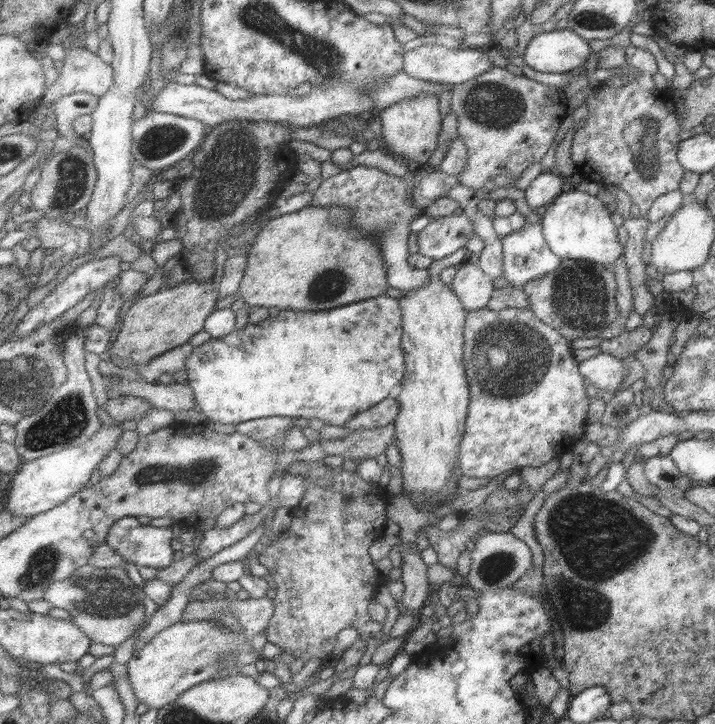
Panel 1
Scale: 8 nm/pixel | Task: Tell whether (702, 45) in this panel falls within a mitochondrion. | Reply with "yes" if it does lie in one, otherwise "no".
no

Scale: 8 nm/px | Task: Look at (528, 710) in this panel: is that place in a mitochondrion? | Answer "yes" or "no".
no

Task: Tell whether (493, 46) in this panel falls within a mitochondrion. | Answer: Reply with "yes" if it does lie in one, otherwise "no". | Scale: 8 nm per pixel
no

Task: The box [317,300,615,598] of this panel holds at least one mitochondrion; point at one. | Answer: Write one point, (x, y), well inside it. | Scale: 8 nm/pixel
(509, 360)

